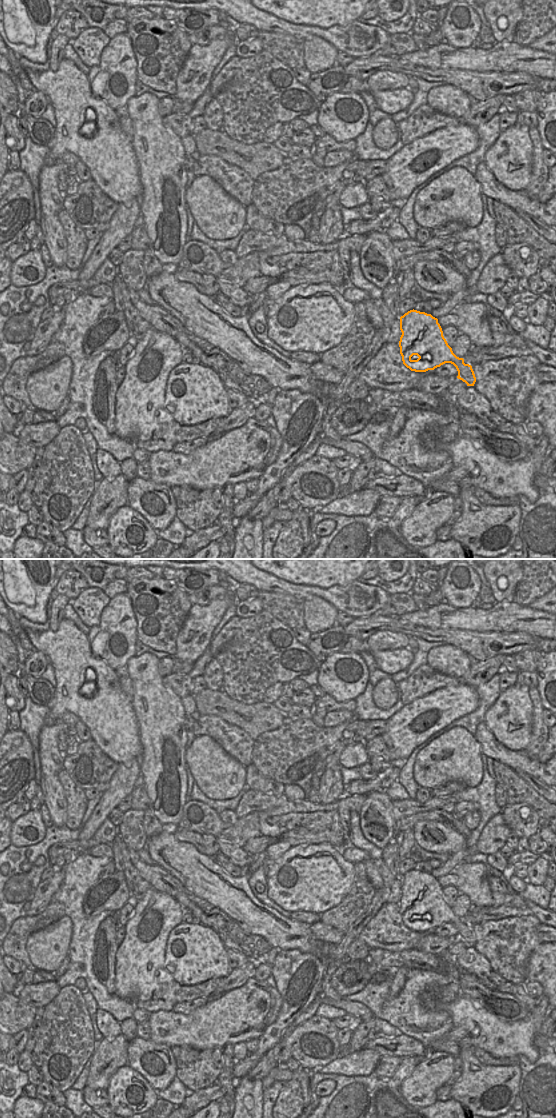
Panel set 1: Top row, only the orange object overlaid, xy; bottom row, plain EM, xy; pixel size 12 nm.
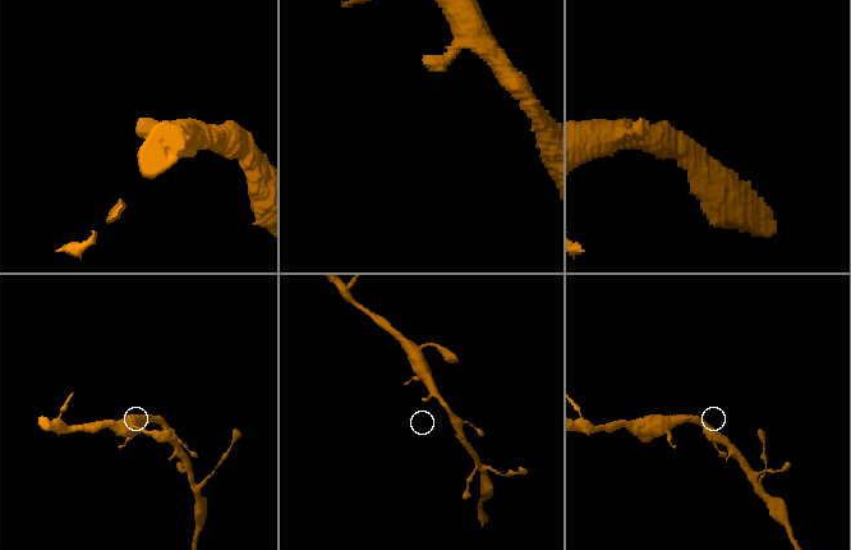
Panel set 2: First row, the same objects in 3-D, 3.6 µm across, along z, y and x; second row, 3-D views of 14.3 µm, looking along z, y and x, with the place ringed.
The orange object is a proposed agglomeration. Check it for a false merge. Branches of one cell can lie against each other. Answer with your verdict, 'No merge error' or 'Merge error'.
No merge error

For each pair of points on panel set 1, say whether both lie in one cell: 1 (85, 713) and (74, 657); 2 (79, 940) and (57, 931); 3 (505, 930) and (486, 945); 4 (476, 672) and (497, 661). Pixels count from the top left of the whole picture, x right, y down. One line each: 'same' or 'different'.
1: same
2: different
3: same
4: same

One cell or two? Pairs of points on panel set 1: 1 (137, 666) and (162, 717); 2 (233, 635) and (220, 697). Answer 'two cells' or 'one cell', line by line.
1: one cell
2: two cells

